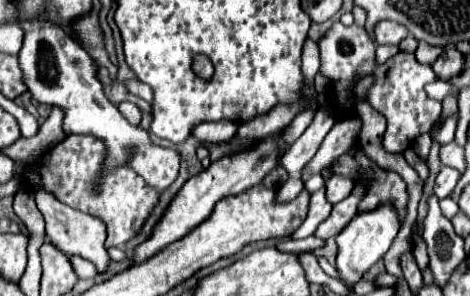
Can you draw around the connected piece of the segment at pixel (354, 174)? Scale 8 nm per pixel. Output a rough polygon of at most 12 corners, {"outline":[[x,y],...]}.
{"outline":[[355,141],[321,171],[365,185],[357,211],[391,205],[403,225],[407,187],[401,175],[381,169]]}

